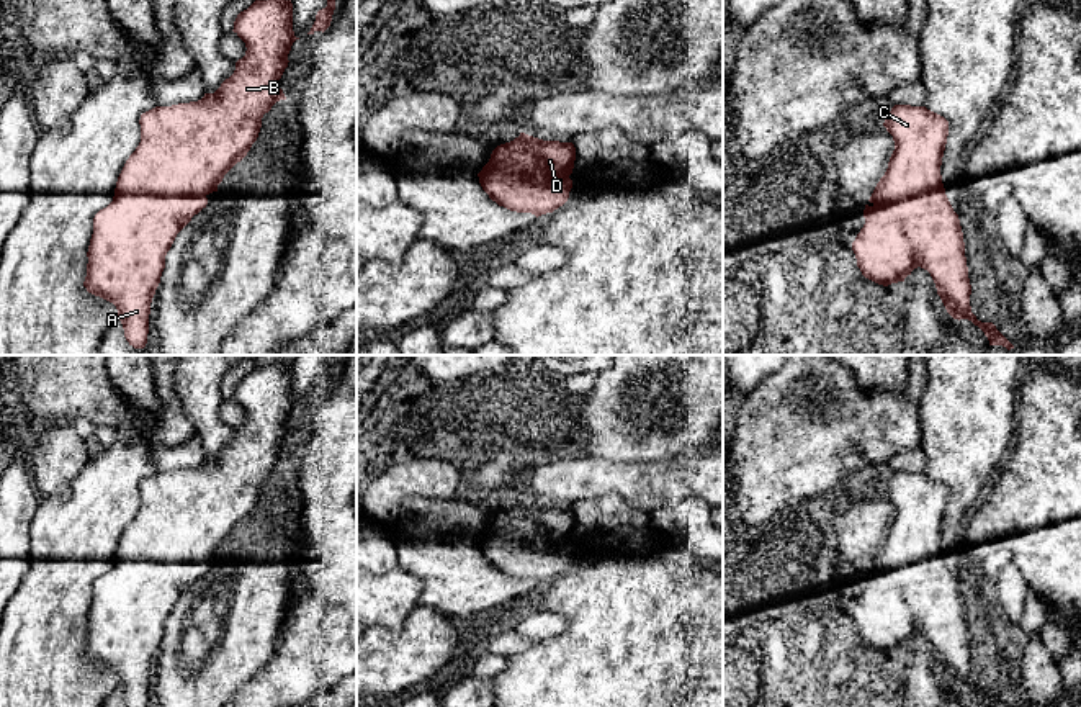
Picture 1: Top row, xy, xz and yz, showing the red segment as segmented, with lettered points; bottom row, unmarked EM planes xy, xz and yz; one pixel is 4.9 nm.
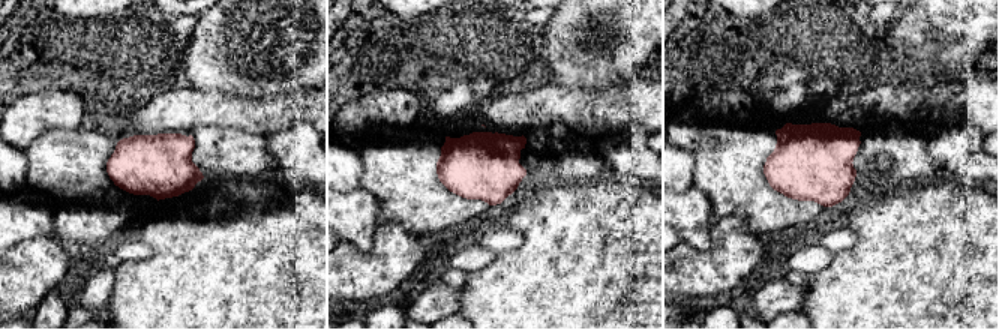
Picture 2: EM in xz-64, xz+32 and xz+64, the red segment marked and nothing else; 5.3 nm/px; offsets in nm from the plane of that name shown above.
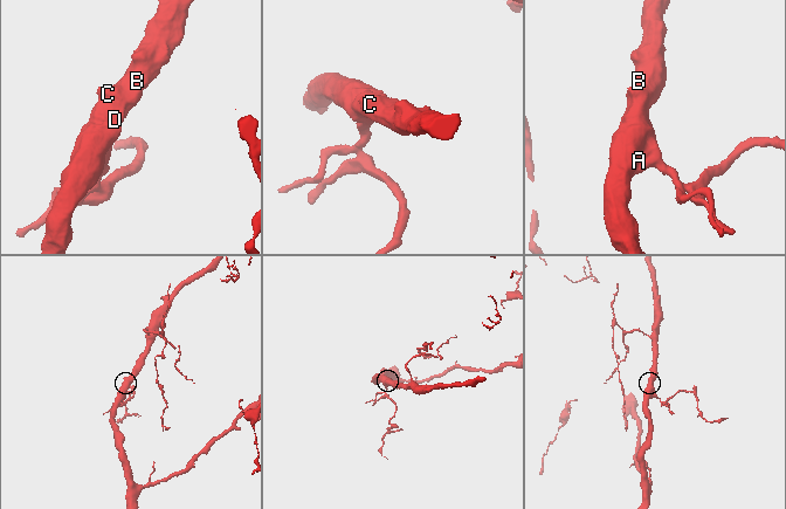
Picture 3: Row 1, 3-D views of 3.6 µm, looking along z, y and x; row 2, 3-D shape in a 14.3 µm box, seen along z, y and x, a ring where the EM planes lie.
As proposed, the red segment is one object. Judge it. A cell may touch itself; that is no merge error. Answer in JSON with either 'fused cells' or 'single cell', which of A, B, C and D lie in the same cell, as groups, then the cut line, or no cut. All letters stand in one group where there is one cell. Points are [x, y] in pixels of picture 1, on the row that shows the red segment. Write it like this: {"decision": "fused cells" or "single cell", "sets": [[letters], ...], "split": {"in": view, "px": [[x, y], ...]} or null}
{"decision": "single cell", "sets": [["A", "B", "C", "D"]], "split": null}

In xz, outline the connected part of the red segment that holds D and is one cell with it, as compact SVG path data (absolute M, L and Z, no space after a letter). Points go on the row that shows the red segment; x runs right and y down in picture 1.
M520 133L492 151L478 177L499 206L538 218L567 201L574 160L572 142L543 141Z

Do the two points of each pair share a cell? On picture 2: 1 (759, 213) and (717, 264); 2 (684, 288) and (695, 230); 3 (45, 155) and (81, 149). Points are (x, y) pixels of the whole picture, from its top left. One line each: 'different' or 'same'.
1: different
2: different
3: same

